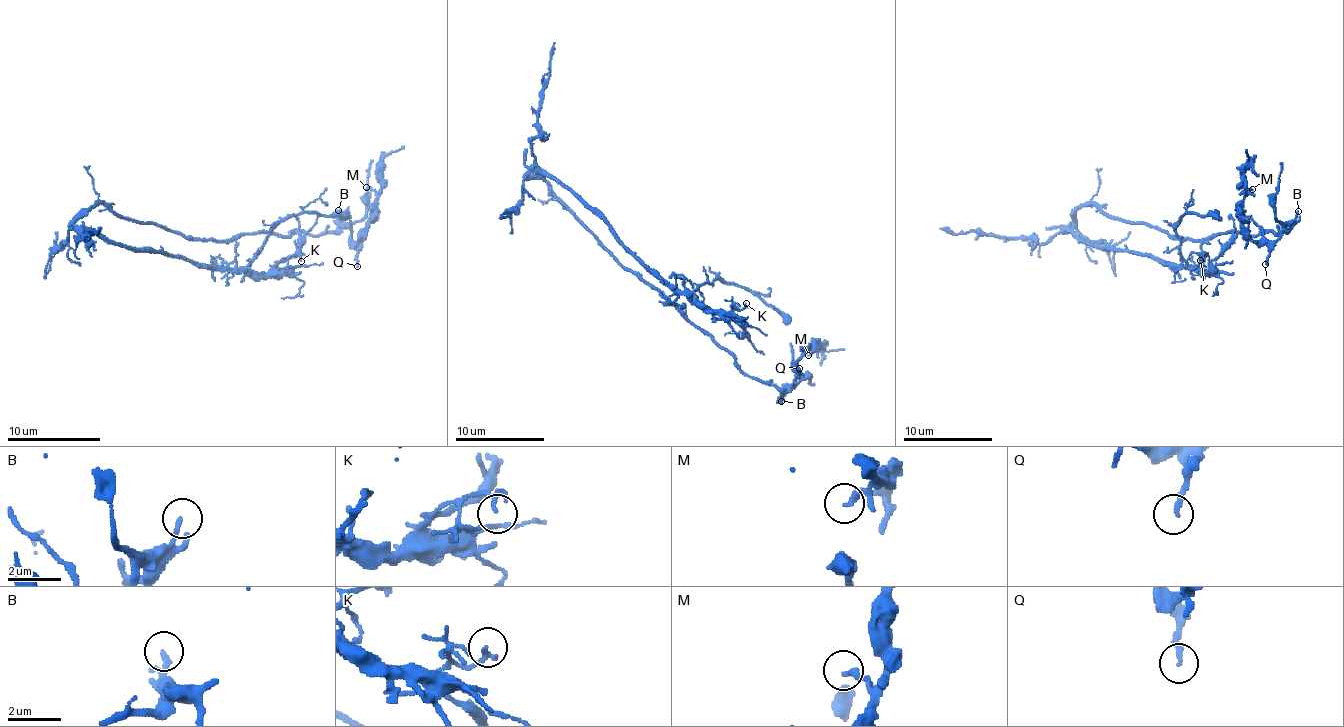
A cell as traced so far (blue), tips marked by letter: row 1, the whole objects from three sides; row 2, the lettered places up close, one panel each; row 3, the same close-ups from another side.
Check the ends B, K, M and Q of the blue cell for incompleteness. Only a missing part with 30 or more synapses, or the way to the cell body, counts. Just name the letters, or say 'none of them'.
none of them

